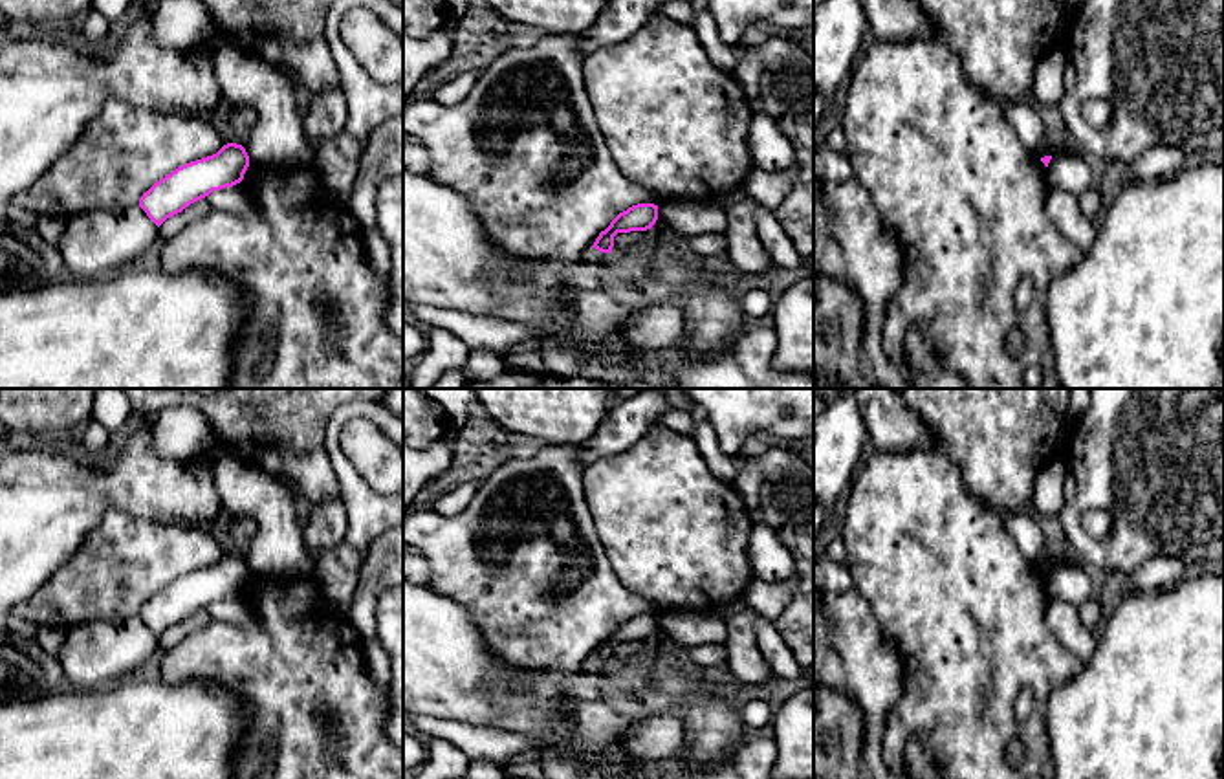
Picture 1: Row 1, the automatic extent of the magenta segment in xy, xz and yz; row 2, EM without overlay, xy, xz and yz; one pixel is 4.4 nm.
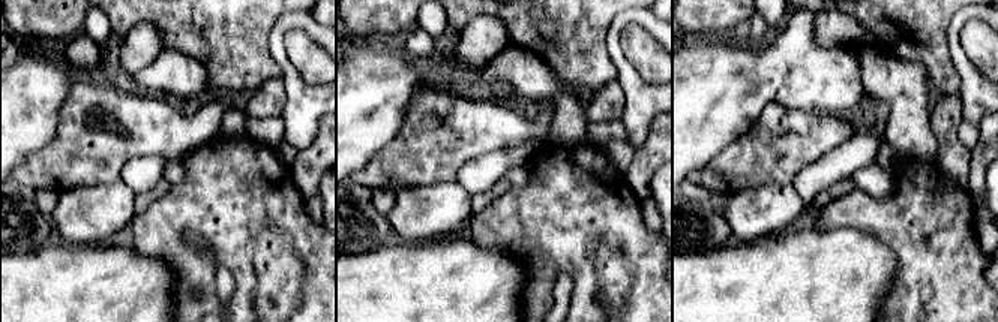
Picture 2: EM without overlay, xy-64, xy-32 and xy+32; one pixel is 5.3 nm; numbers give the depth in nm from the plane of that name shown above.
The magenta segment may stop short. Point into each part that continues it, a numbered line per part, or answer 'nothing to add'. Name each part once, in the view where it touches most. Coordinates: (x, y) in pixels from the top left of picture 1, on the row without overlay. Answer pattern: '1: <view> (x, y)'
nothing to add

